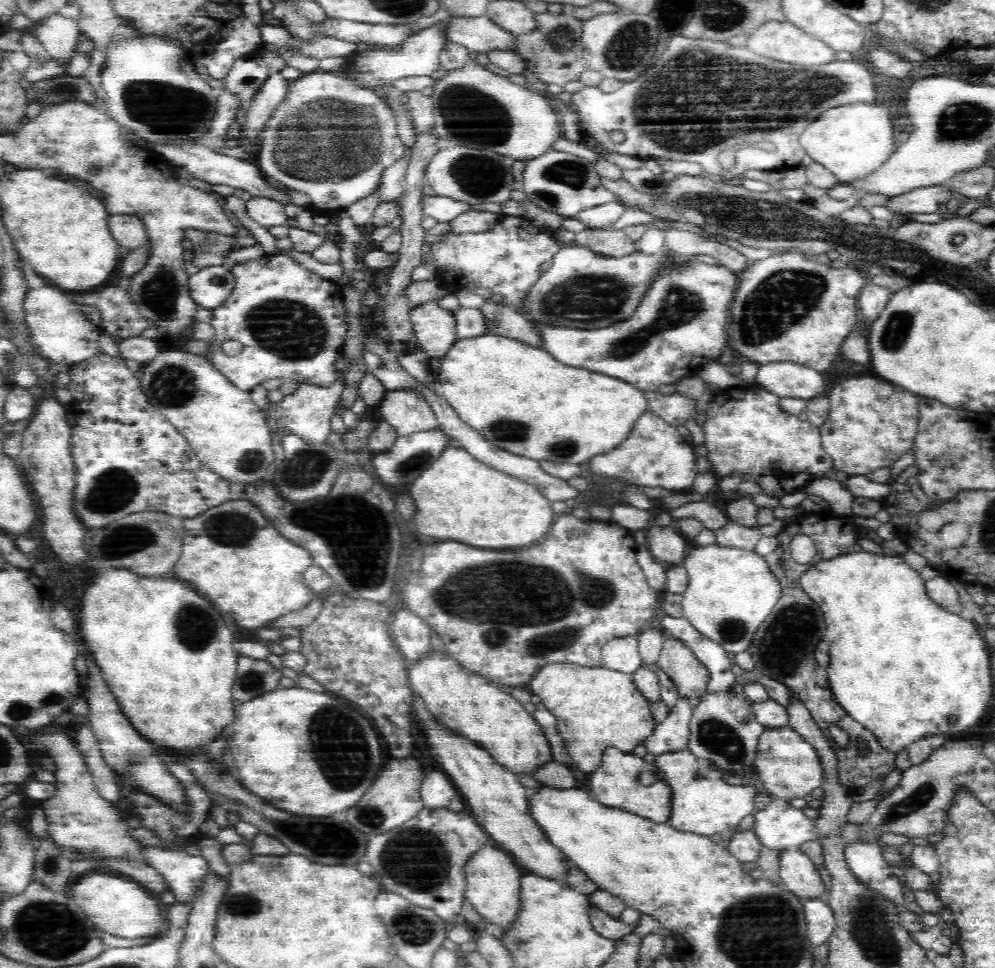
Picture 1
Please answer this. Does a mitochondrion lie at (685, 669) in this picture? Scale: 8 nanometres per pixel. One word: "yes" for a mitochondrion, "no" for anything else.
no

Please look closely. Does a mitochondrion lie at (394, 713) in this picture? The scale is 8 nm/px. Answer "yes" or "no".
no

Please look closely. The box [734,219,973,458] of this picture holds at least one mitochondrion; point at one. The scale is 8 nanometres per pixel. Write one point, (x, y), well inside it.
(898, 325)

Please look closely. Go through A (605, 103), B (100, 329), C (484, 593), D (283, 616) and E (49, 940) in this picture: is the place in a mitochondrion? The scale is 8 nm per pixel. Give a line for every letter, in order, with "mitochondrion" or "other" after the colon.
A: other
B: other
C: mitochondrion
D: other
E: mitochondrion

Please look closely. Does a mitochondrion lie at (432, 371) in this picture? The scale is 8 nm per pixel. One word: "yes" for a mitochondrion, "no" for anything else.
no

